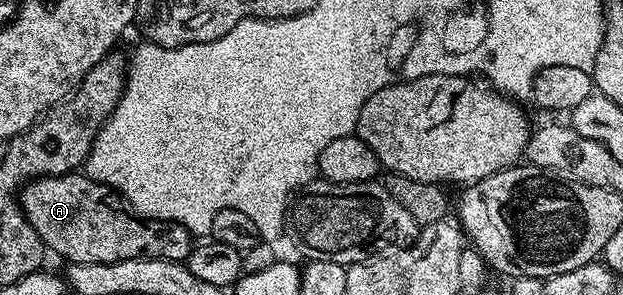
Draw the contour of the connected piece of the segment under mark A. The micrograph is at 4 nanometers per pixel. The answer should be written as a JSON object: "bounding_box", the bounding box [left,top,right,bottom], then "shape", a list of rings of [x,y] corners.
{"bounding_box":[19,173,195,264],"shape":[[[84,173],[60,174],[35,178],[26,182],[19,191],[21,210],[35,232],[50,251],[53,250],[69,264],[115,264],[119,260],[139,260],[140,258],[158,258],[172,262],[185,262],[195,245],[194,235],[183,224],[161,222],[158,218],[145,218],[123,195],[85,177]]]}

